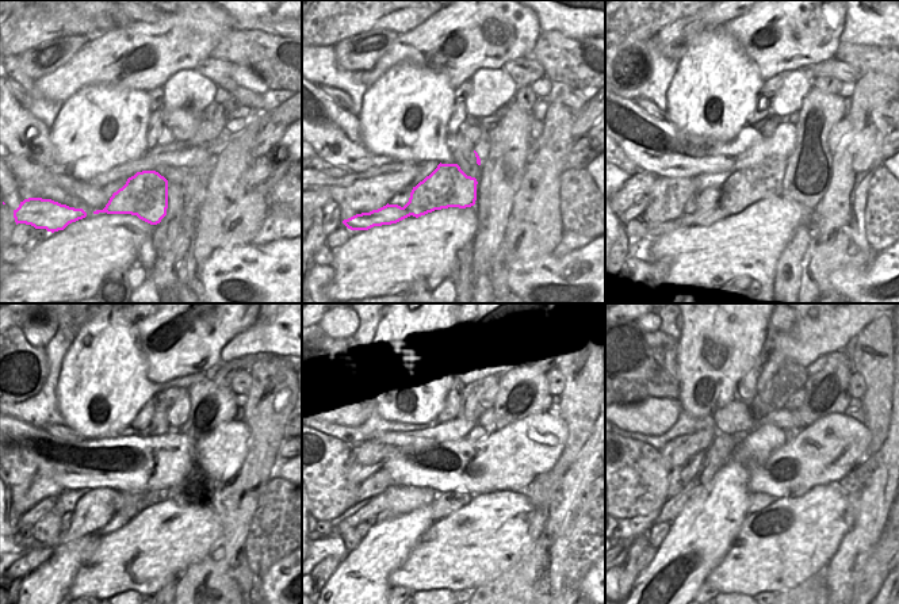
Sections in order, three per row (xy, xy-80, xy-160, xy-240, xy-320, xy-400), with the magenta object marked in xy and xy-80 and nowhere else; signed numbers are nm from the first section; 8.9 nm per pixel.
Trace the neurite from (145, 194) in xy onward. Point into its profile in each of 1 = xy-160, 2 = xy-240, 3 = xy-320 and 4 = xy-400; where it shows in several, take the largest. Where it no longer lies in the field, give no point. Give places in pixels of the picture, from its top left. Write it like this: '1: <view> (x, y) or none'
1: xy-160 (745, 187)
2: xy-240 (133, 504)
3: xy-320 (443, 505)
4: xy-400 (757, 501)

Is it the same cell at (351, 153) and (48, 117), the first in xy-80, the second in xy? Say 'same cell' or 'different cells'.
different cells

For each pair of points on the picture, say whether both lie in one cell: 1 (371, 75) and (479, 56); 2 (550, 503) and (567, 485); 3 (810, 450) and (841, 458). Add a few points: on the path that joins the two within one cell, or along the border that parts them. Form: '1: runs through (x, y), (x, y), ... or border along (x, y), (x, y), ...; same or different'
1: runs through (398, 52), (435, 50), (444, 57), (452, 58); same
2: runs through (554, 499), (563, 489); same
3: runs through (818, 452), (833, 452); same

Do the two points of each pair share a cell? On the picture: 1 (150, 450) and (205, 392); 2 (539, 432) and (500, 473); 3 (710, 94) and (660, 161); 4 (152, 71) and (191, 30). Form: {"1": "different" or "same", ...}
{"1": "different", "2": "same", "3": "different", "4": "same"}

